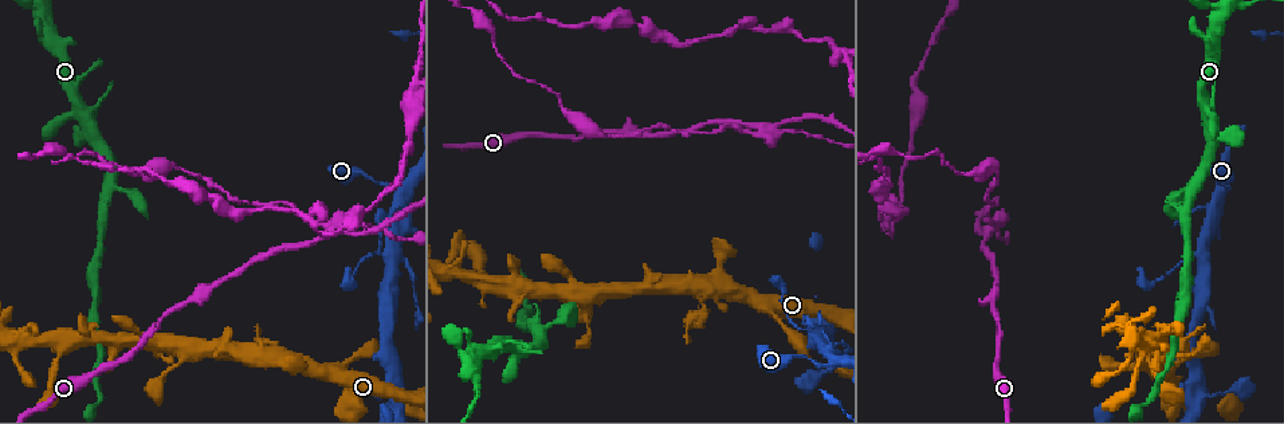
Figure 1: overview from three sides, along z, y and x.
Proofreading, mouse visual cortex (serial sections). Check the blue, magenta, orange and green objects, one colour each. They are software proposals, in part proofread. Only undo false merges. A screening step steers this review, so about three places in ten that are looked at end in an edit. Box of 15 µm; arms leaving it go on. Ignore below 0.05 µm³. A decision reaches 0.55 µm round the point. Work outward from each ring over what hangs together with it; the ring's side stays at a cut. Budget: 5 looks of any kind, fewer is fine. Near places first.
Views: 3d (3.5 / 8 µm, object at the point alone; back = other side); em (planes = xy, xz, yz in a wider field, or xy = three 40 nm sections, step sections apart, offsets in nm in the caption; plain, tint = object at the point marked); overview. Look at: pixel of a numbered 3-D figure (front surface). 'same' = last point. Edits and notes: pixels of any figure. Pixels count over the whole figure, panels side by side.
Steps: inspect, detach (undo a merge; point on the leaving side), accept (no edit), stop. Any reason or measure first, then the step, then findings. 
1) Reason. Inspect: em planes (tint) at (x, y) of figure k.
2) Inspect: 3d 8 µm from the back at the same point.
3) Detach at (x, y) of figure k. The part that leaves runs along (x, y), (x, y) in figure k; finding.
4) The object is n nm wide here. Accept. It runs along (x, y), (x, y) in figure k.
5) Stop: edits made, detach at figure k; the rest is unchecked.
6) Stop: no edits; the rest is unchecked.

Four or more arms meet. Inspect: 3d 8 µm at (445, 269) of figure 1.

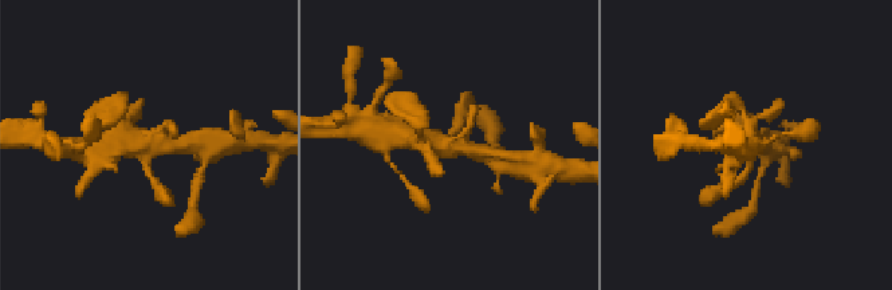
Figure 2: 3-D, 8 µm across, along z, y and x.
Zoom in. Inspect: 3d 3.5 µm at (147, 150) of figure 2.

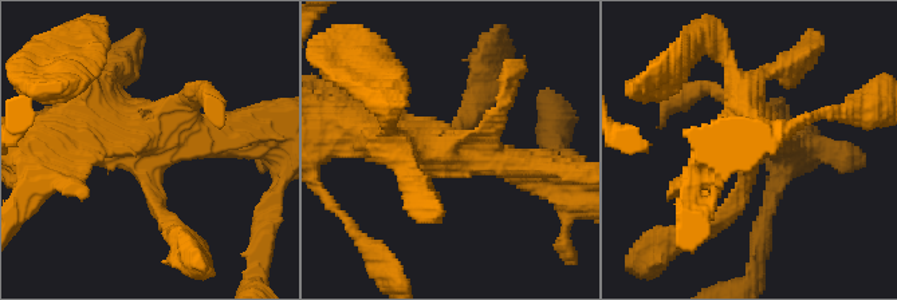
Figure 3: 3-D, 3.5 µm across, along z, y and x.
Shape alone is not enough. Inspect: em xy step 3 (tint) at (146, 148) of figure 3.

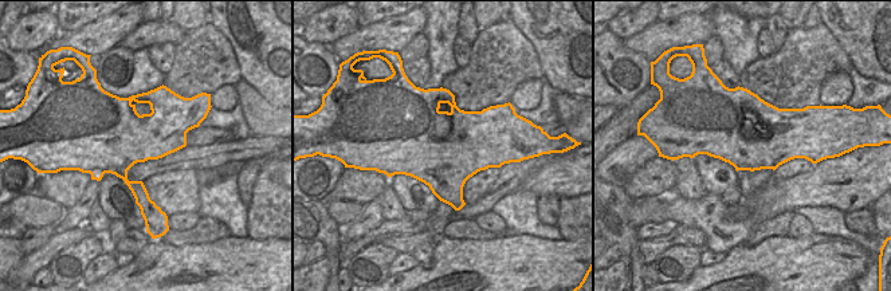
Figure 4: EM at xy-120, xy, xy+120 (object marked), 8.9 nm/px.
Accept. It runs along (233, 137), (148, 146), (114, 117), (110, 71) in figure 3; all the same cell.

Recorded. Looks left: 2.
Inspect: 3d 3.5 µm at (470, 365) of figure 1.

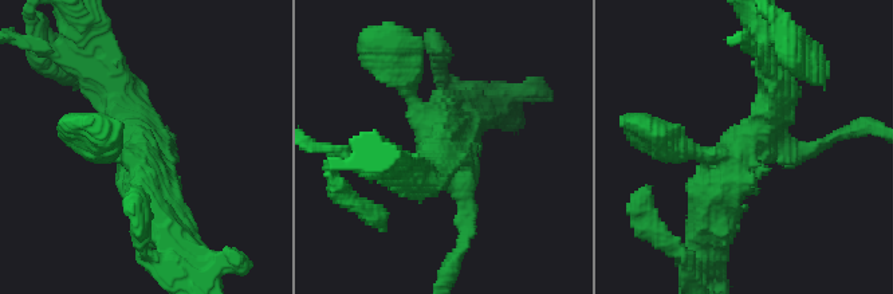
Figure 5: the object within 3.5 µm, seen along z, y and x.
4 arms meet here; the arms are 200, 250, 250, 450 nm wide. Inspect: em xy step 5 (tint) at (148, 172) of figure 5.

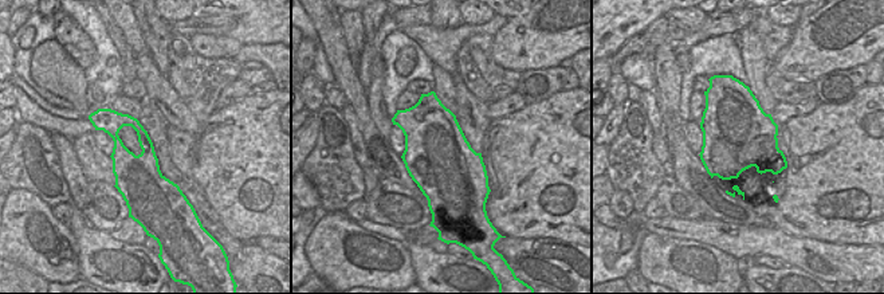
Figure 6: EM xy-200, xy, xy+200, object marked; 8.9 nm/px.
Accept. It runs along (179, 244), (146, 167), (105, 146) in figure 5; all the same cell.

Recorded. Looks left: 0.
Stop: no edits; the rest is unchecked.

